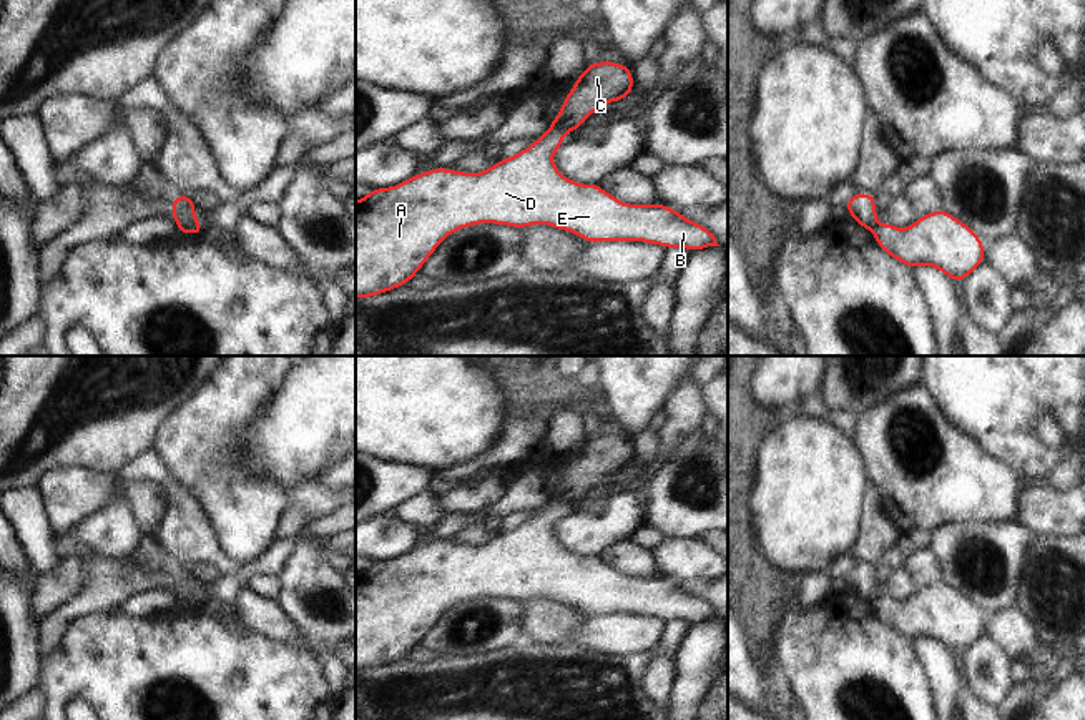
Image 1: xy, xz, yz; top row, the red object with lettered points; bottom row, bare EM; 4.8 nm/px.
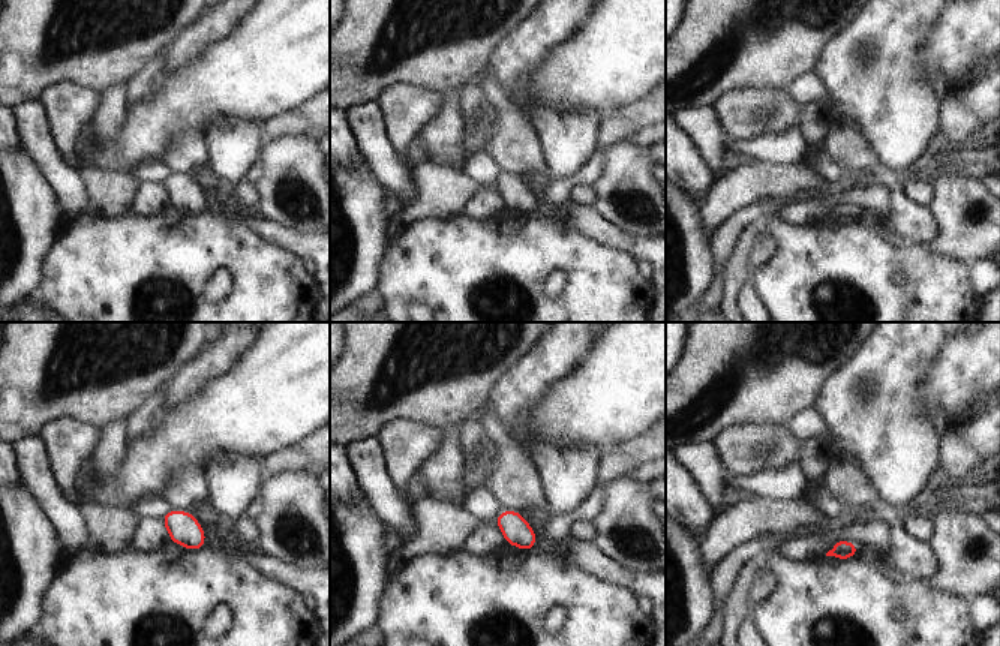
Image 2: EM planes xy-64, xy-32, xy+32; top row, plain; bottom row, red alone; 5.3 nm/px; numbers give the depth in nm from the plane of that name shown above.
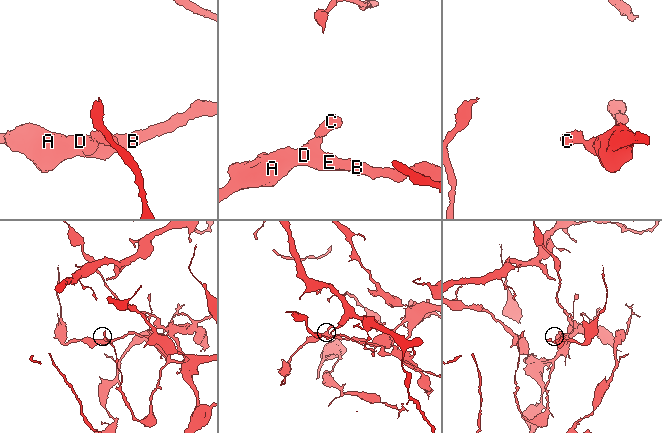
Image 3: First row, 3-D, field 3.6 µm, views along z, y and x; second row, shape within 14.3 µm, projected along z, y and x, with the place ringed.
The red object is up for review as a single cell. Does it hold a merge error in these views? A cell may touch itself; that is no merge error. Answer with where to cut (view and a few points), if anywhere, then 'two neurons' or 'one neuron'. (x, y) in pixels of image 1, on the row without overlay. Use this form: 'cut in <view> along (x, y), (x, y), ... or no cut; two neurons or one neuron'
cut in xz along (550, 499), (564, 504); two neurons

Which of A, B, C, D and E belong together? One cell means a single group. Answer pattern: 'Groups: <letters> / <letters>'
Groups: A B D E / C.

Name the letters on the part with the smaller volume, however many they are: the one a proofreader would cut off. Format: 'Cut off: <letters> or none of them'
Cut off: C

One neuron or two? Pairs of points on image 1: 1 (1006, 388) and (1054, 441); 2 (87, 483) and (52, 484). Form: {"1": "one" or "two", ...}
{"1": "two", "2": "one"}

